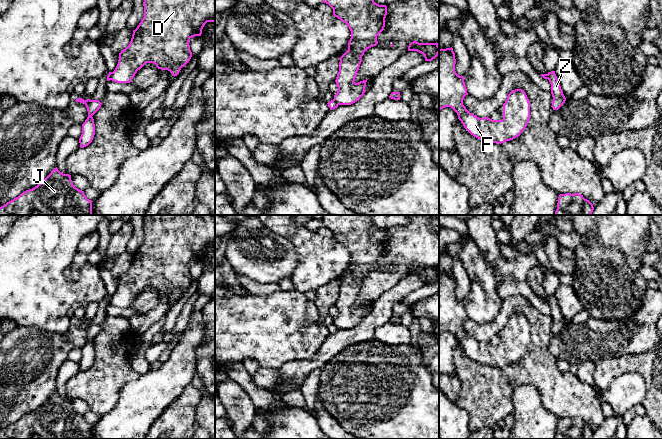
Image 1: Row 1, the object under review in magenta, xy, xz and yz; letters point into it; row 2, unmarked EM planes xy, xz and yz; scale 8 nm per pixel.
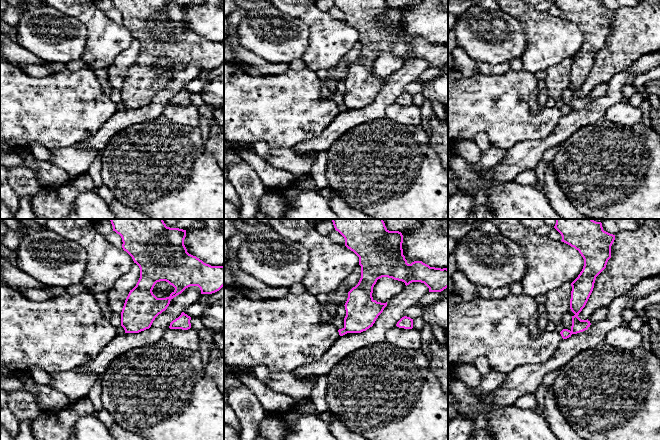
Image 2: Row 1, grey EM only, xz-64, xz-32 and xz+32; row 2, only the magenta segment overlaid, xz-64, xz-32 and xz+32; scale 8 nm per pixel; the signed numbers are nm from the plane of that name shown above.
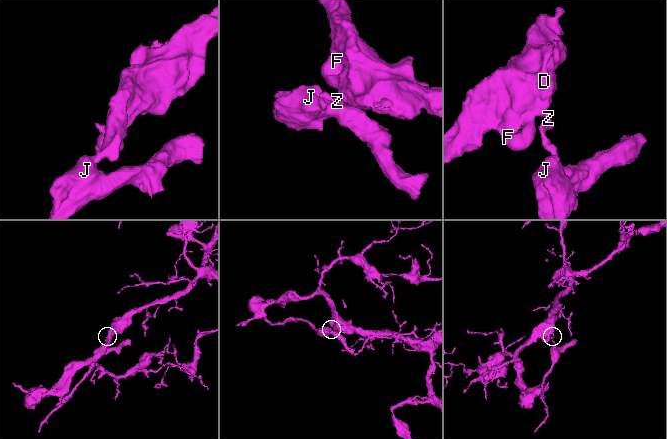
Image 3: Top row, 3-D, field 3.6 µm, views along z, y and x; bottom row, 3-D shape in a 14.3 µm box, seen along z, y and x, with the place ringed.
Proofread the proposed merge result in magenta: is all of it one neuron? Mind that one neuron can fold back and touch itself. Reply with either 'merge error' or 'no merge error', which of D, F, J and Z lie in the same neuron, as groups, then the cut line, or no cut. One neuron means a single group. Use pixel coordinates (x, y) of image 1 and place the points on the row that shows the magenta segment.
merge error | D F / J Z | xz (333, 99), (338, 104)

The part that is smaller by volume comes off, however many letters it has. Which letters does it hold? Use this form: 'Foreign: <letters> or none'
Foreign: J, Z

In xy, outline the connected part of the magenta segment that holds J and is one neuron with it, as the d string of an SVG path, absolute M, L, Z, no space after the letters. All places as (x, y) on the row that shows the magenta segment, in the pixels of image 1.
M56 167L37 186L0 207L0 215L93 215L92 202L84 191L76 188L71 175L63 174Z

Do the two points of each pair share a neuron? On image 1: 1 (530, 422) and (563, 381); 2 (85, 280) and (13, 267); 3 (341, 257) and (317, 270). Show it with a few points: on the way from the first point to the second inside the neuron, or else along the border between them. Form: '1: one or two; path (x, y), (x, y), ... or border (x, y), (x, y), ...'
1: two; border (532, 385), (537, 389), (542, 405), (559, 418)
2: one; path (67, 287), (33, 287), (31, 285)
3: one; path (335, 258), (330, 259), (323, 266)

